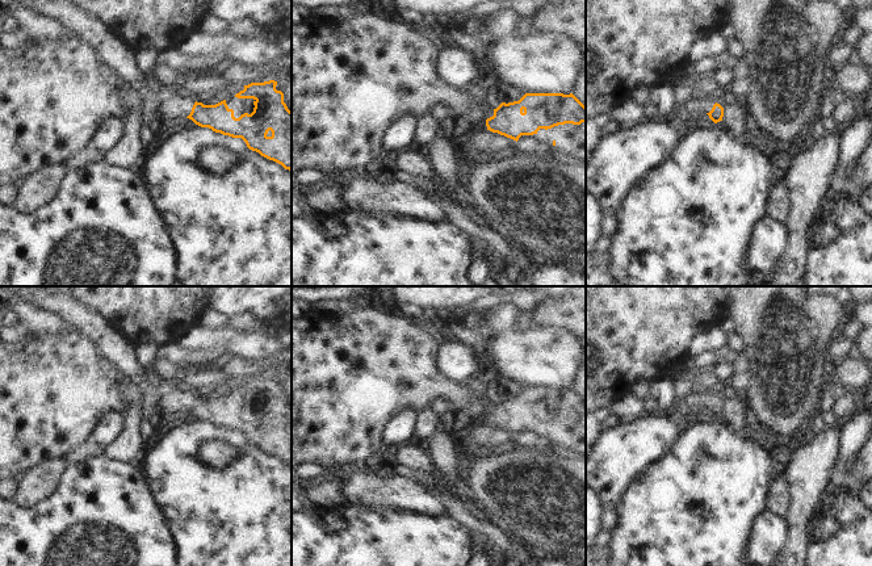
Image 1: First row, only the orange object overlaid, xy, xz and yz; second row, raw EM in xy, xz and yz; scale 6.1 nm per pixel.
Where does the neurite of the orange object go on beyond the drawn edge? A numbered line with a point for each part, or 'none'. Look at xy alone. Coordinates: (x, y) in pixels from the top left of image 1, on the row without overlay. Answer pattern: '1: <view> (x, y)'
1: xy (172, 402)

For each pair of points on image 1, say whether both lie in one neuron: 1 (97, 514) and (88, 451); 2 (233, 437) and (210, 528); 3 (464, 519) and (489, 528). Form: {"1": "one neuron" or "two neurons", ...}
{"1": "two neurons", "2": "one neuron", "3": "one neuron"}

